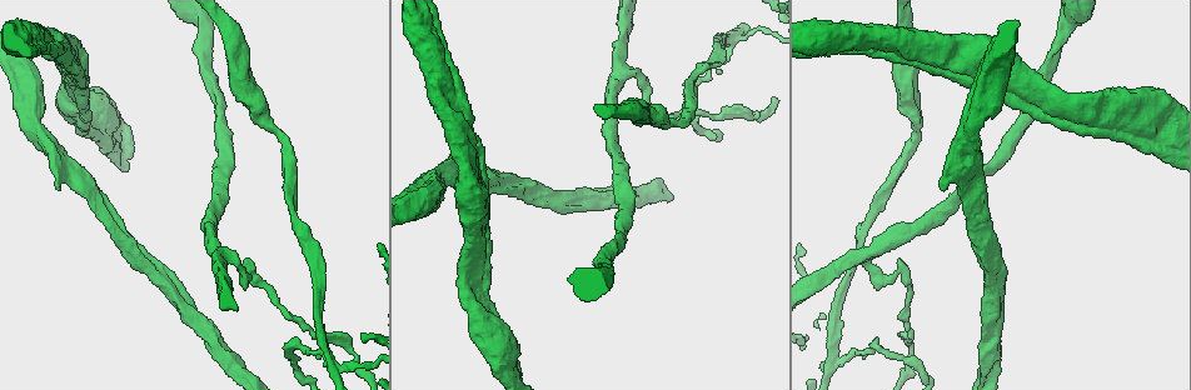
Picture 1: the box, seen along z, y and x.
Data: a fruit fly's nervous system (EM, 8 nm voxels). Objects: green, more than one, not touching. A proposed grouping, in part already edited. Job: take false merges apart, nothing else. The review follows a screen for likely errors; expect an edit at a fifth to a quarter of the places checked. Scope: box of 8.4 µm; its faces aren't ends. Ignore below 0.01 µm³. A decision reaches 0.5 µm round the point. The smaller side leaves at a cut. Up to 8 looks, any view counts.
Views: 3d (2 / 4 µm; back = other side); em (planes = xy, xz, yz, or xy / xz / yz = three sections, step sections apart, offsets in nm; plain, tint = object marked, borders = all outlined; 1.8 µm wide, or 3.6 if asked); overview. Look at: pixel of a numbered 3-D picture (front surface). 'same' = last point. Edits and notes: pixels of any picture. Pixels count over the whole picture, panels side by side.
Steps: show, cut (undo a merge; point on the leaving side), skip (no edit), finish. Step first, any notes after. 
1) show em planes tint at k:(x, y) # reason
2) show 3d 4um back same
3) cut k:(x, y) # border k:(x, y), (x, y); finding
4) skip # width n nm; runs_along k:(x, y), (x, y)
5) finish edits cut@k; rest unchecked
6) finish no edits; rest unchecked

show em planes borders at 1:(912, 47) # touches itself

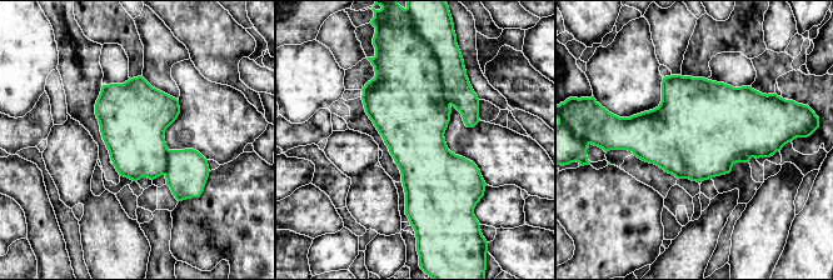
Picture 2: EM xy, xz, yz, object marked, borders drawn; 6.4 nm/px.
skip # continuous, no second neuron

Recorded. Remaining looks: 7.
show em 3.6um planes tint at 1:(973, 108)

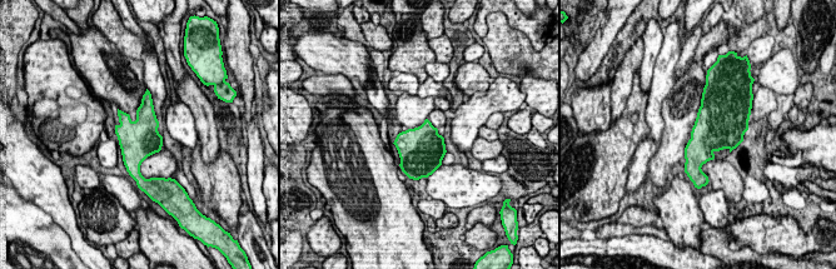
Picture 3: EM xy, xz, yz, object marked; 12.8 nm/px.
skip # width 500 nm; all the same neuron

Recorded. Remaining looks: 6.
show em planes borders at 1:(326, 356) # sharp bend

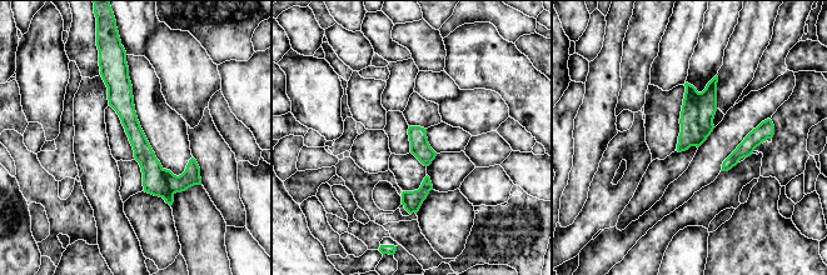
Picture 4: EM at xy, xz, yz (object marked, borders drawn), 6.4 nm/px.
cut 4:(190, 176) # border 4:(163, 169), (167, 185), (173, 194); two neurons meet here

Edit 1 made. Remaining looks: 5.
finish edits cut@4; rest unchecked

